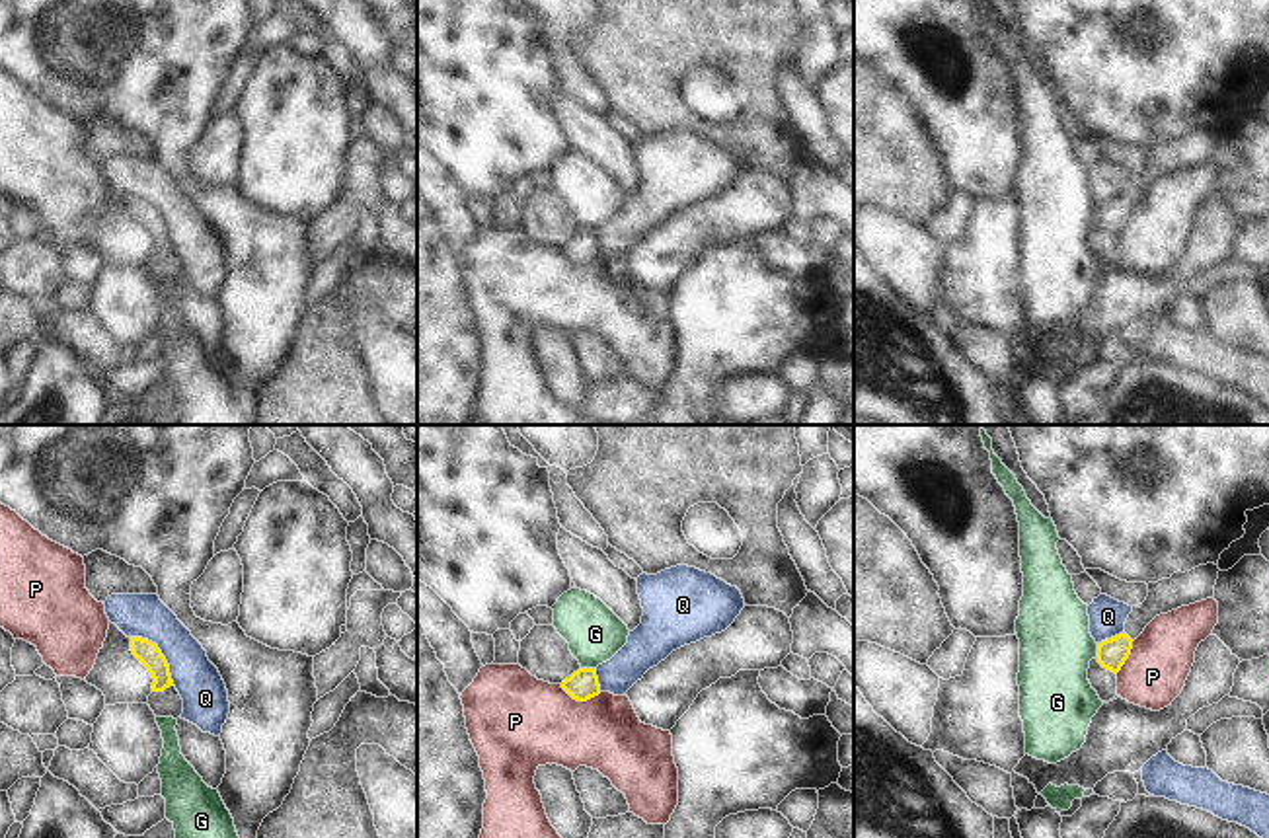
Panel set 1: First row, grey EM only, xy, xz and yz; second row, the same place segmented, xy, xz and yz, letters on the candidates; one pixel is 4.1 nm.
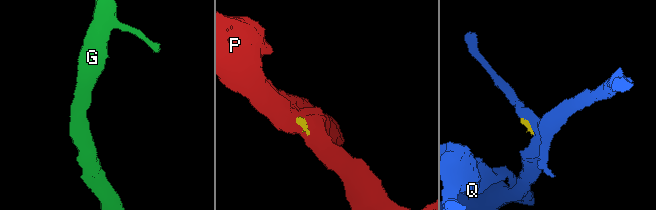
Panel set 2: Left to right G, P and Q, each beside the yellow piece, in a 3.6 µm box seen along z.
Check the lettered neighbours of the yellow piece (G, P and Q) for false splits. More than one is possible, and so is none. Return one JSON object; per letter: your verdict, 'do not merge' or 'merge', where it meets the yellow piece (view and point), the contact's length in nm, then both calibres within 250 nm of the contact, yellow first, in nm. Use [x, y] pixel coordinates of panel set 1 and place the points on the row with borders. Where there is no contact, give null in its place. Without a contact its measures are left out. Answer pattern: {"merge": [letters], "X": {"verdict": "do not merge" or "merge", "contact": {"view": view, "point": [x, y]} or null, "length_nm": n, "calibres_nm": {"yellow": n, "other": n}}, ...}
{"merge": [], "G": {"verdict": "do not merge", "contact": {"view": "xz", "point": [589, 669]}, "length_nm": 60, "calibres_nm": {"yellow": 130, "other": 240}}, "P": {"verdict": "do not merge", "contact": {"view": "xz", "point": [581, 700]}, "length_nm": 180, "calibres_nm": {"yellow": 130, "other": 360}}, "Q": {"verdict": "do not merge", "contact": {"view": "xy", "point": [160, 653]}, "length_nm": 280, "calibres_nm": {"yellow": 90, "other": 190}}}

